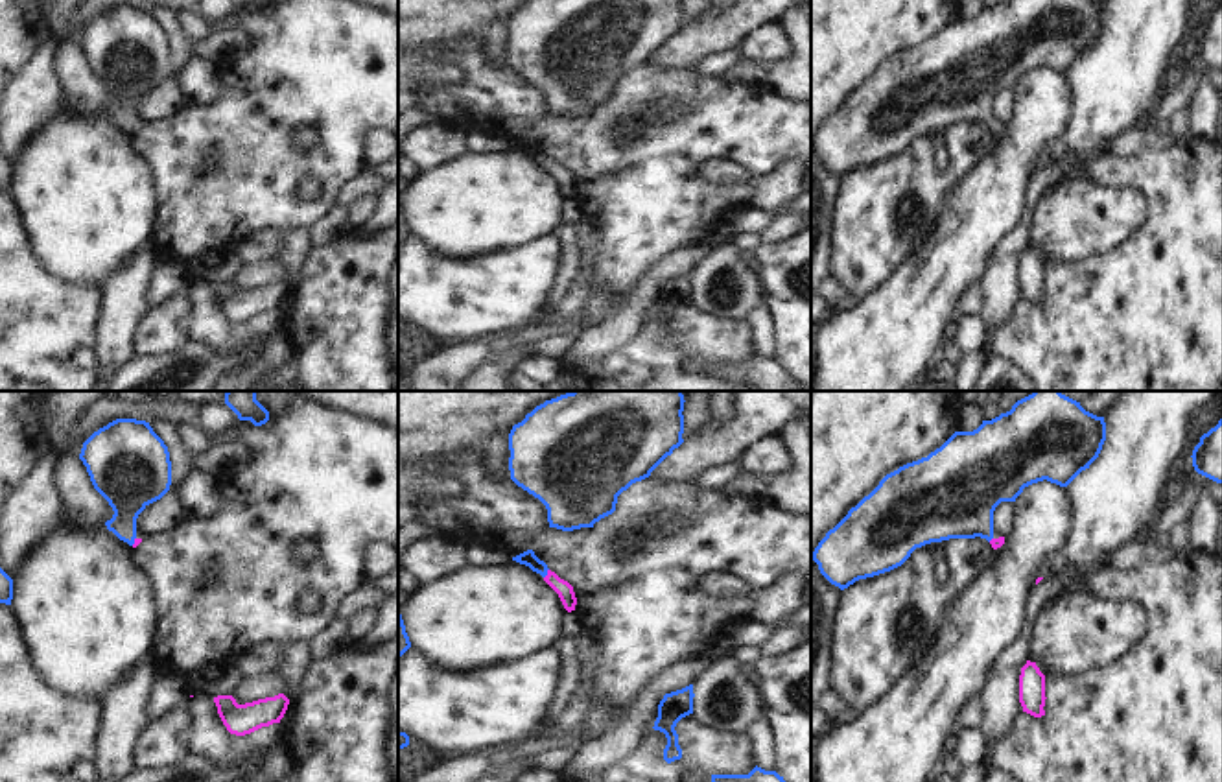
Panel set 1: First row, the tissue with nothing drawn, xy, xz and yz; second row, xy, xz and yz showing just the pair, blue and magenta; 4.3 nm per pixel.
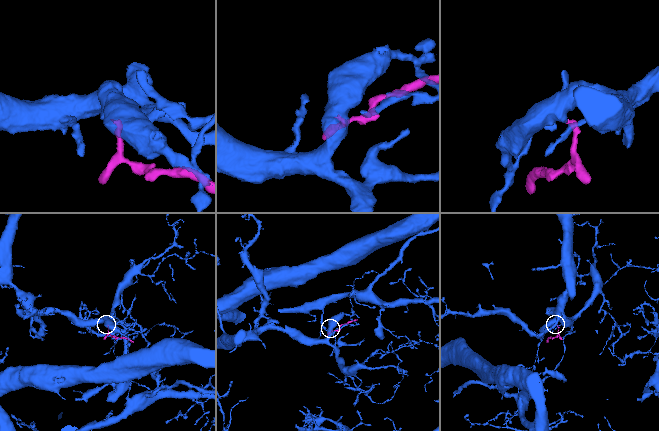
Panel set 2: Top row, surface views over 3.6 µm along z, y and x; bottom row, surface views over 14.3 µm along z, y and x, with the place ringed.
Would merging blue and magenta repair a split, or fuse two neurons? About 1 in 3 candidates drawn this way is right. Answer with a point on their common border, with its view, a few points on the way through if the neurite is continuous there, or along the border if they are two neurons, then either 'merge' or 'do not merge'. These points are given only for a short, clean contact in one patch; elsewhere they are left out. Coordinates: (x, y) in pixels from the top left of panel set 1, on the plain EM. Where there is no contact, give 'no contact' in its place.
meets blue in xz at (546, 161); runs through xz (528, 144), (546, 161), (564, 177); merge

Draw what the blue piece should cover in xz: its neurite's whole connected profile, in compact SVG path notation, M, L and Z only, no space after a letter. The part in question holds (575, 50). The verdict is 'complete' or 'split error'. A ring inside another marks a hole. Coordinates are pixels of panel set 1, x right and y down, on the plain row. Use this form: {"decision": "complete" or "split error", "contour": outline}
{"decision": "complete", "contour": "M527 0L509 20L511 66L546 92L549 114L562 118L593 114L616 98L623 77L649 65L684 30L682 20L682 0Z"}

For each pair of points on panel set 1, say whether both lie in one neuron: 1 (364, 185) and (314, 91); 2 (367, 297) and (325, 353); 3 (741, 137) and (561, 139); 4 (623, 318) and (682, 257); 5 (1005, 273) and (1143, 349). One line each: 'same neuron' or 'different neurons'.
1: different neurons
2: same neuron
3: same neuron
4: same neuron
5: different neurons

